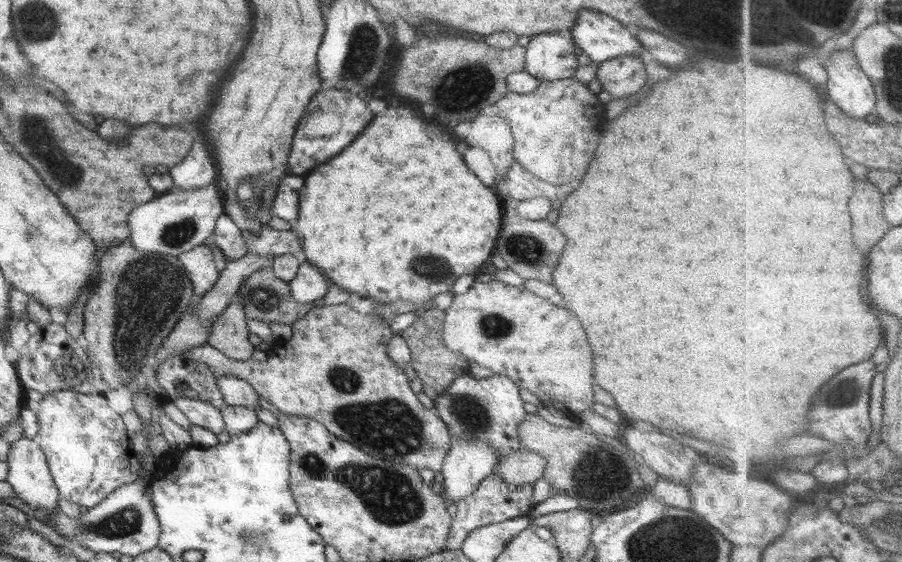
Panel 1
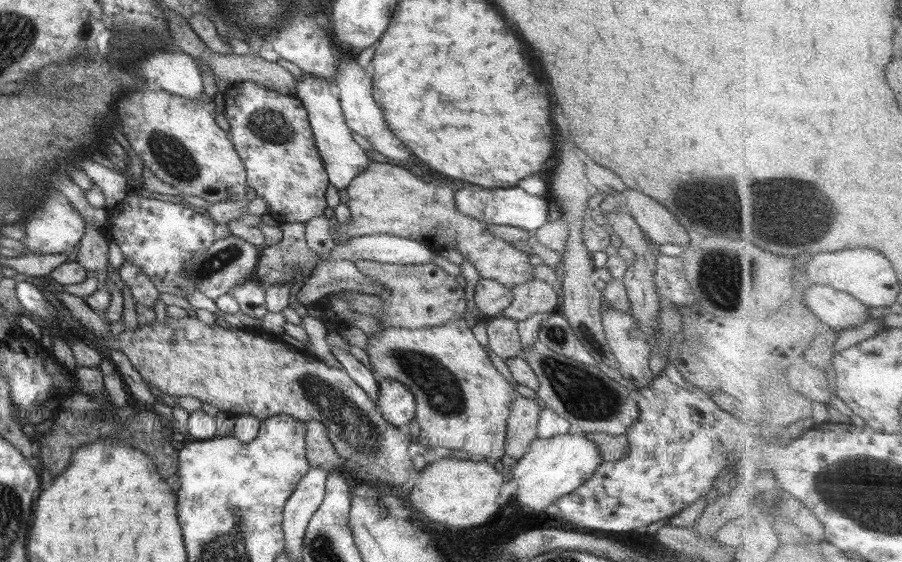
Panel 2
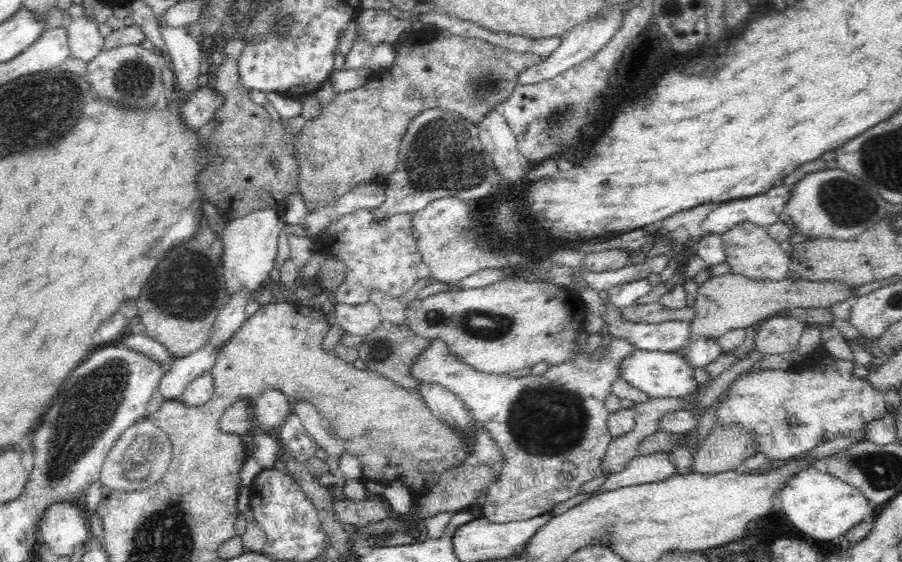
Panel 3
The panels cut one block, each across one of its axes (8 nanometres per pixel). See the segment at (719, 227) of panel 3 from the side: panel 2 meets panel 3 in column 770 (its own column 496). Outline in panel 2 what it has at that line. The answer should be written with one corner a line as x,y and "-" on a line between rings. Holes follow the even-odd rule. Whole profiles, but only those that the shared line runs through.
470,188
456,189
454,194
456,209
460,213
489,224
502,226
515,226
526,231
538,230
548,223
550,201
540,196
530,196
523,188
483,188
482,190
470,190

